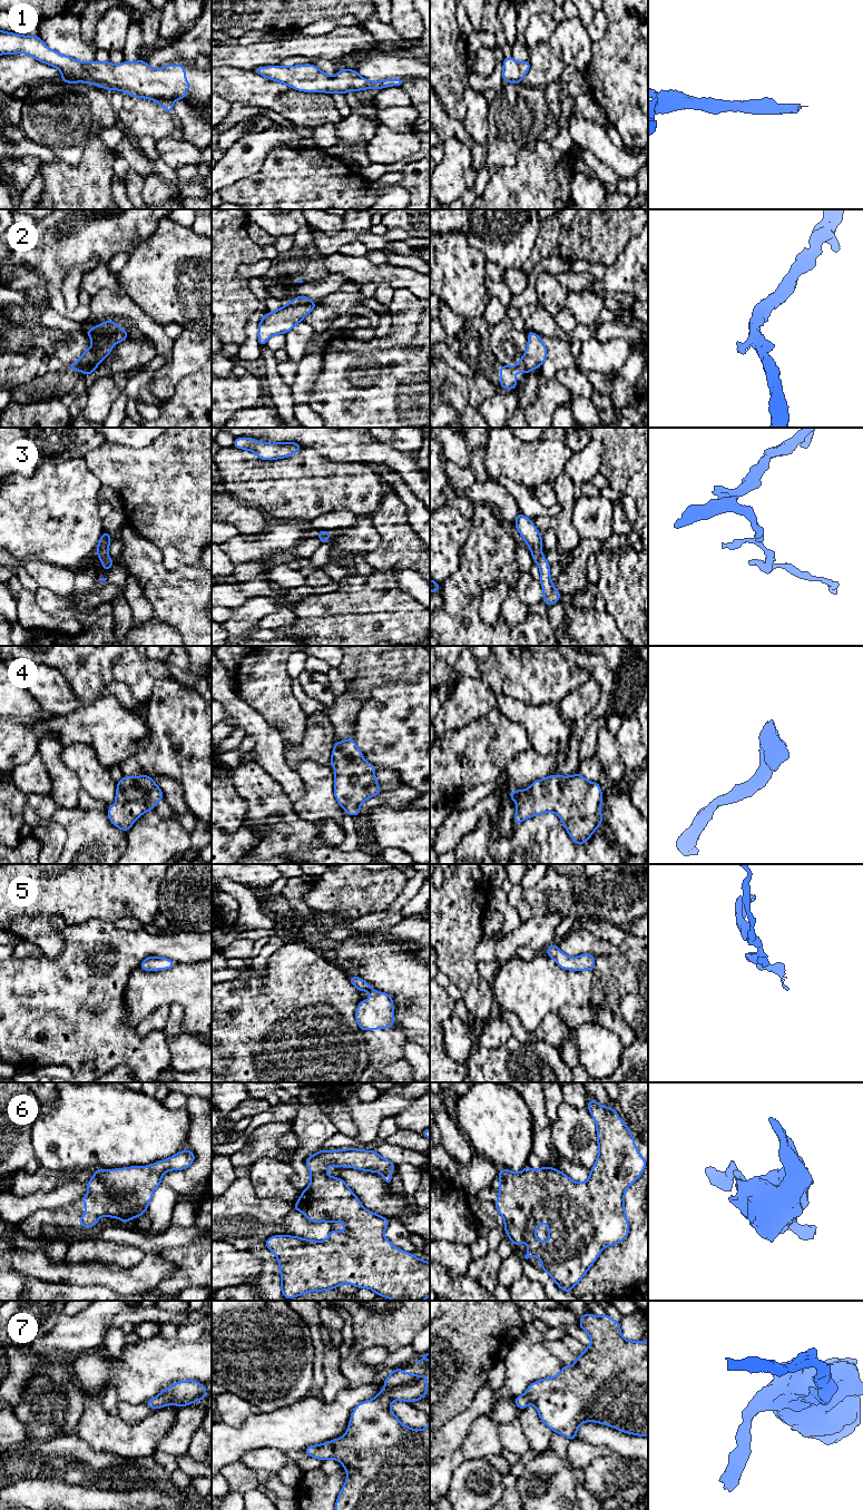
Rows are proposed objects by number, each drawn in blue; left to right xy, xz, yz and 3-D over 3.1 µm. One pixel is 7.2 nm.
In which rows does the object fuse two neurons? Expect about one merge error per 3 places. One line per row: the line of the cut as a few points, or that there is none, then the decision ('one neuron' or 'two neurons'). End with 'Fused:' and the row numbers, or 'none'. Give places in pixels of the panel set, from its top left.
1: no cut; one neuron
2: cut in xz along (315, 303), (287, 305); two neurons
3: no cut; one neuron
4: no cut; one neuron
5: no cut; one neuron
6: no cut; one neuron
7: no cut; one neuron
Fused: 2

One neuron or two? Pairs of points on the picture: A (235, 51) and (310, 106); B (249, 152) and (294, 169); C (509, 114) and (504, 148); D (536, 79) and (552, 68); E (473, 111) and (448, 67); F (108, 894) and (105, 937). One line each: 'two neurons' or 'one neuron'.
A: two neurons
B: two neurons
C: one neuron
D: one neuron
E: two neurons
F: two neurons

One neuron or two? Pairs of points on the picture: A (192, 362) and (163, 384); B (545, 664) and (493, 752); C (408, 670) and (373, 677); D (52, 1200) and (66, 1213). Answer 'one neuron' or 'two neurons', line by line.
A: one neuron
B: two neurons
C: one neuron
D: two neurons

